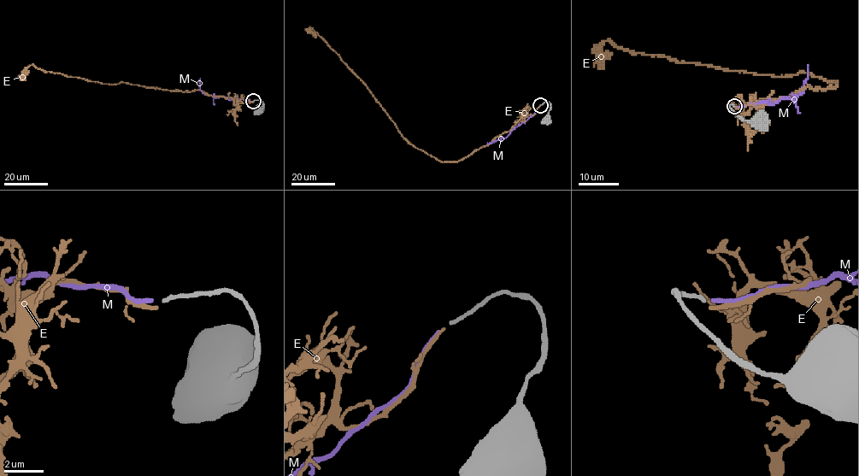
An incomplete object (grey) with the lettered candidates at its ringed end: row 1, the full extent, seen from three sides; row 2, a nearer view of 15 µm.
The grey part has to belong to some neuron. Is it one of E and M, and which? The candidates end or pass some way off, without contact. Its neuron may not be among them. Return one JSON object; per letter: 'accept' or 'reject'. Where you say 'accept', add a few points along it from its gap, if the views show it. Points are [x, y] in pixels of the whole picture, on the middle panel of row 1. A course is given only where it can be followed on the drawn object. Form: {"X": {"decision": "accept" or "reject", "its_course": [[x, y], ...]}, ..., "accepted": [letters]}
{"E": {"decision": "reject"}, "M": {"decision": "accept", "its_course": [[539, 106], [504, 138], [486, 145]]}, "accepted": ["M"]}

